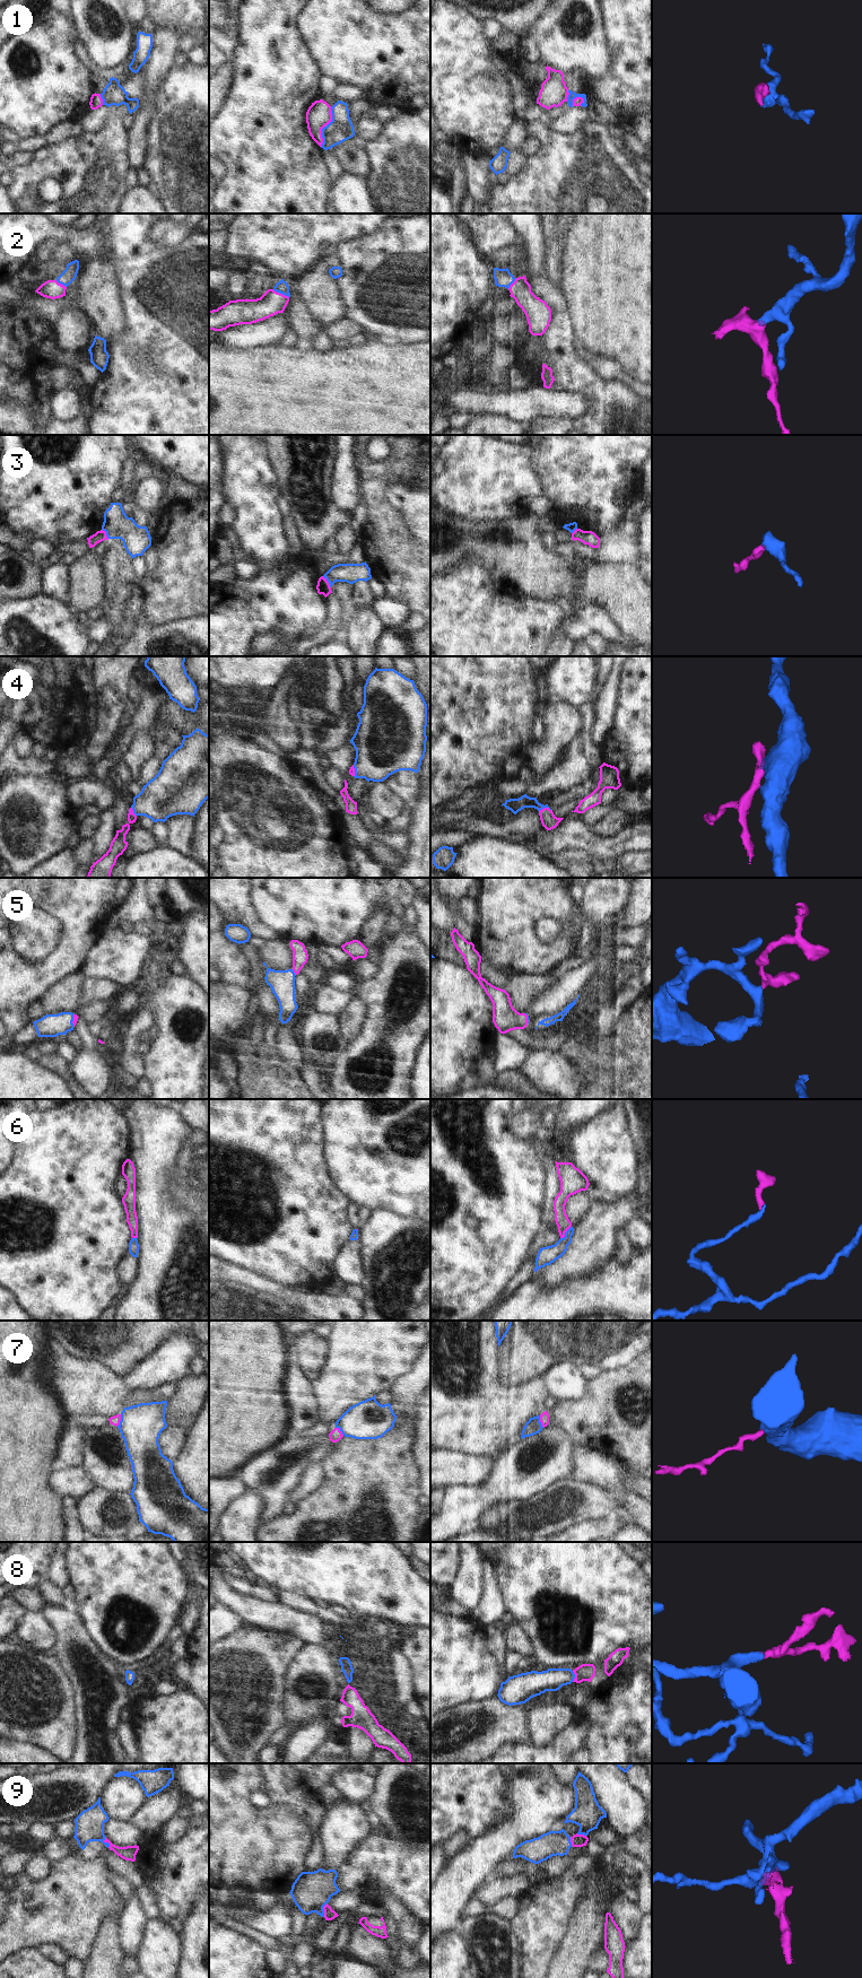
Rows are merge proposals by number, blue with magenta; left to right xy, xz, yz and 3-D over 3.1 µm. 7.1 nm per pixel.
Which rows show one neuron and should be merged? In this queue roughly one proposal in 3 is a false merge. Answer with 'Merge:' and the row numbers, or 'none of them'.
Merge: 2, 4, 5, 6, 8

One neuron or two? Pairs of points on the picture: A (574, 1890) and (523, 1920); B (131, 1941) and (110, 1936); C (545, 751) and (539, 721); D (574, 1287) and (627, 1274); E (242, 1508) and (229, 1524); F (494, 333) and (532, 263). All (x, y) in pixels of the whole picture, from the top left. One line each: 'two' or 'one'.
A: one
B: two
C: two
D: one
E: one
F: two

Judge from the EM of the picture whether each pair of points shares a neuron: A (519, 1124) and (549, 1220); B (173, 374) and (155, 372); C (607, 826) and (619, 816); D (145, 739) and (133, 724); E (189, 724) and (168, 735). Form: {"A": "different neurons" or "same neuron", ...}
{"A": "different neurons", "B": "different neurons", "C": "same neuron", "D": "different neurons", "E": "different neurons"}

